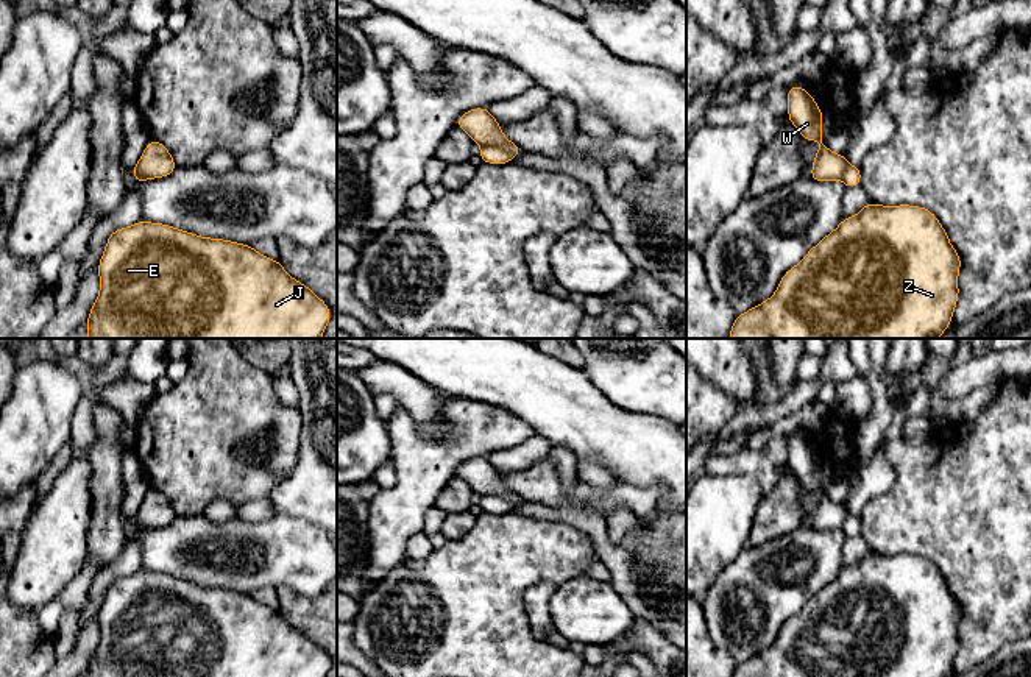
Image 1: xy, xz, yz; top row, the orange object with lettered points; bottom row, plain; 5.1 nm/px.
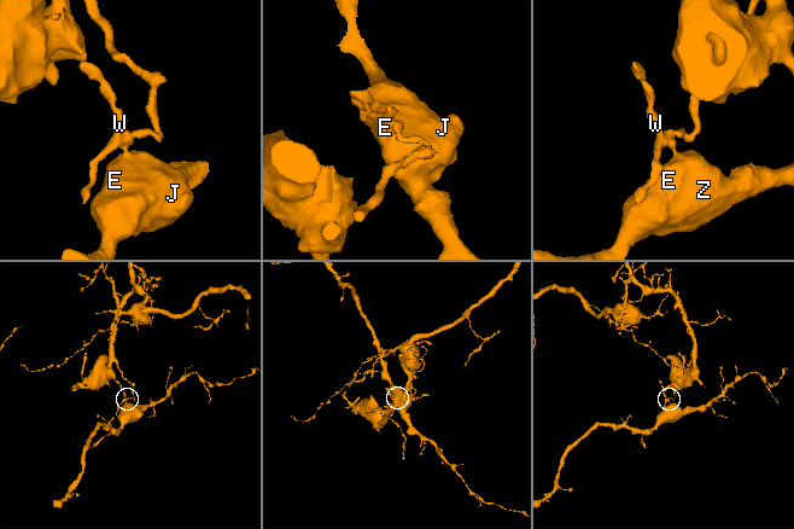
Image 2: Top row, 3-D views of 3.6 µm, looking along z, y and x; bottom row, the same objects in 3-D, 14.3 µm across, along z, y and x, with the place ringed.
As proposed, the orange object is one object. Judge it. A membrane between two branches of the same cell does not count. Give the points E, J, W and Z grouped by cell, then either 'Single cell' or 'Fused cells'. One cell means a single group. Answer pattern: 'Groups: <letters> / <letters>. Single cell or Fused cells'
Groups: E J Z / W. Fused cells

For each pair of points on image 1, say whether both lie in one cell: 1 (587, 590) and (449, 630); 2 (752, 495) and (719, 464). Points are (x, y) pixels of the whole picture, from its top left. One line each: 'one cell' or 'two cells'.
1: two cells
2: two cells

